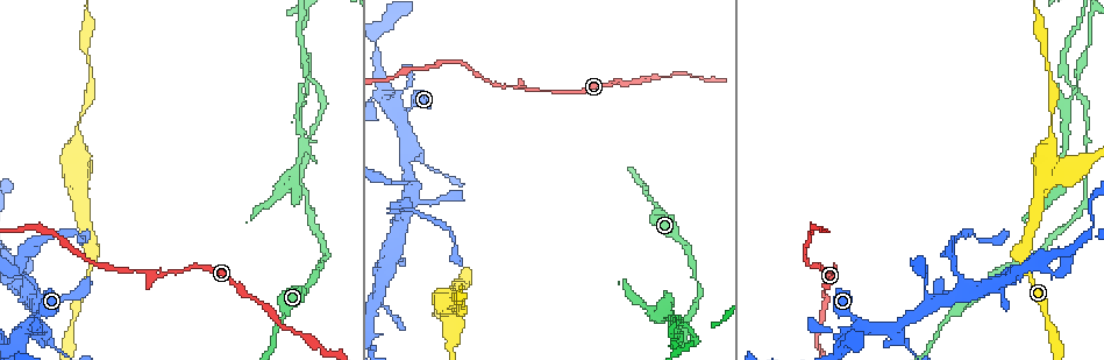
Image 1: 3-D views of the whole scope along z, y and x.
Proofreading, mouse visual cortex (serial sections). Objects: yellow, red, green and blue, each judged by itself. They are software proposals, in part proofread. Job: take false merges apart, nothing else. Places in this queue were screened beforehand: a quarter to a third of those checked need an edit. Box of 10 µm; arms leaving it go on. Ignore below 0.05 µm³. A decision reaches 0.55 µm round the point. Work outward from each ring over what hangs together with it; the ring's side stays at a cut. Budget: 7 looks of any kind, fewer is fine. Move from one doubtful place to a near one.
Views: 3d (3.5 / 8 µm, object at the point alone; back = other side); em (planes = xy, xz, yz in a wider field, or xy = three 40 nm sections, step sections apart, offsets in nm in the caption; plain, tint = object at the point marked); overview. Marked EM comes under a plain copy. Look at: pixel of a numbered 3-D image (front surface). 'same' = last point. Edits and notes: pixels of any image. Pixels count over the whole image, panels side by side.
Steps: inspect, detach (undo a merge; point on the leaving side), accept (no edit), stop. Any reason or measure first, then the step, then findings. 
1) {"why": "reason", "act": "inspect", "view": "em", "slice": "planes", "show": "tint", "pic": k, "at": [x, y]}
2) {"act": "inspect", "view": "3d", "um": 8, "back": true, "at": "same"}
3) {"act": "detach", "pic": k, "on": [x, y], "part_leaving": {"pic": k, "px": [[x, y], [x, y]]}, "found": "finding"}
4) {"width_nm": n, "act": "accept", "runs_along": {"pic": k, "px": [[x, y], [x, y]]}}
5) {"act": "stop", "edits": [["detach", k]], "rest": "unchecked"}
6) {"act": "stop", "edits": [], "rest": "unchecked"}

{"why": "a narrow waist", "act": "inspect", "view": "3d", "um": 8, "back": true, "pic": 1, "at": [137, 271]}

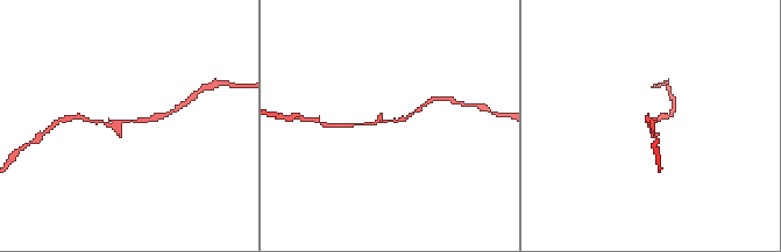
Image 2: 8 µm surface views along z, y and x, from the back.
{"act": "inspect", "view": "em", "slice": "xy", "step": 3, "show": "tint", "at": "same"}

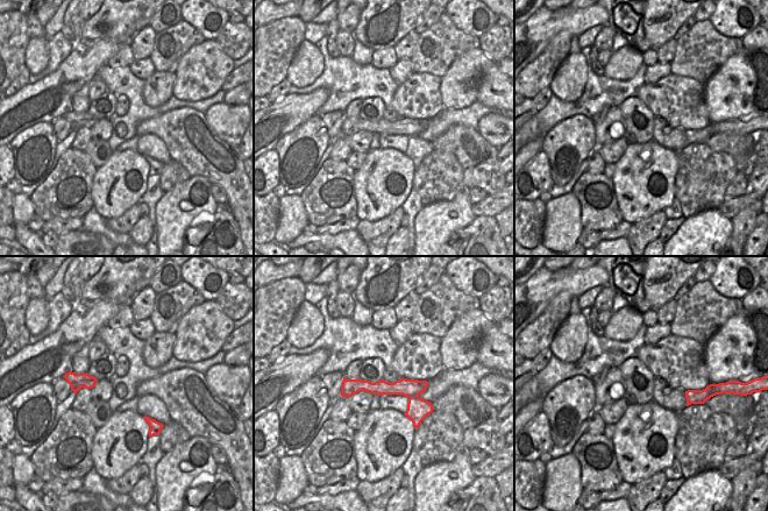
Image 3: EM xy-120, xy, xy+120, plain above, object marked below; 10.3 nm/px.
{"act": "accept", "runs_along": {"pic": 3, "px": [[343, 389], [404, 388], [429, 407]]}, "found": "continuous, no second cell"}

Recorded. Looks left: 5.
{"why": "thick turns thin", "act": "inspect", "view": "3d", "um": 8, "pic": 1, "at": [24, 328]}

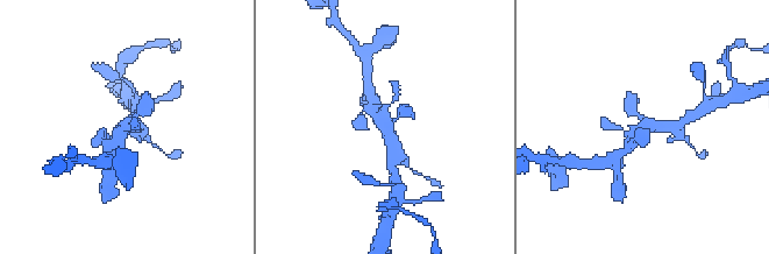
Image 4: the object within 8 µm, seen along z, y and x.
{"why": "zoom in", "act": "inspect", "view": "3d", "um": 3.5, "at": "same"}

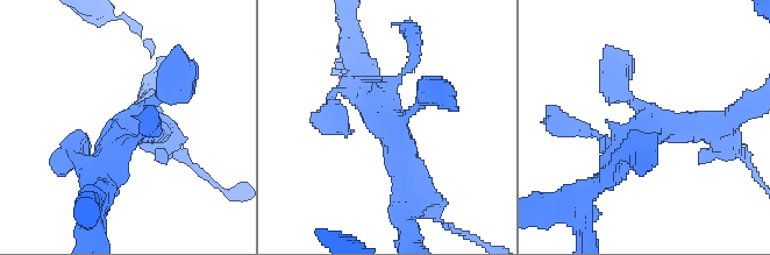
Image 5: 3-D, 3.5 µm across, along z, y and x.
{"why": "now the EM", "act": "inspect", "view": "em", "slice": "planes", "show": "tint", "pic": 5, "at": [382, 117]}

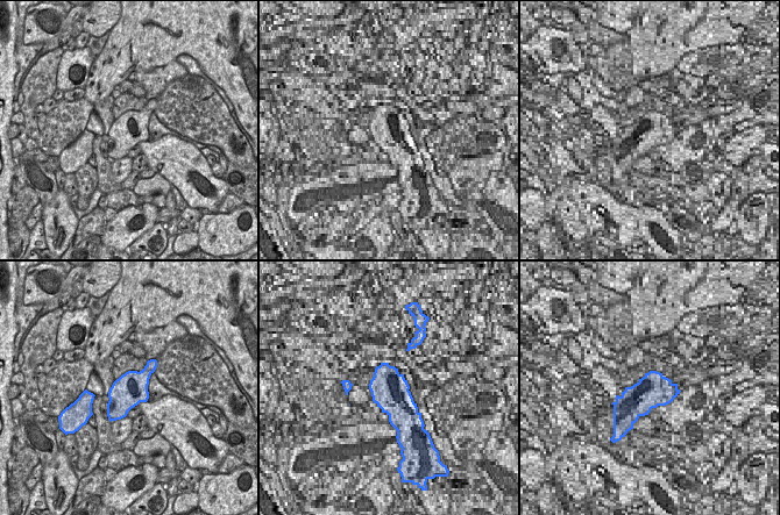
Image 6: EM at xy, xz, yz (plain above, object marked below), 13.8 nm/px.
{"act": "accept", "runs_along": {"pic": 5, "px": [[169, 83], [101, 168], [76, 157]]}, "found": "continuous, no second cell"}

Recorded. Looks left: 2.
{"why": "arms part here", "act": "inspect", "view": "3d", "um": 3.5, "pic": 1, "at": [307, 71]}

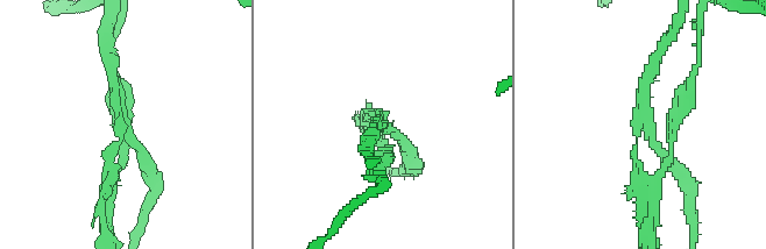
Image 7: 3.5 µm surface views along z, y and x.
{"arms": 3, "arm_widths_nm": [150, 150, 200], "why": "need the tissue", "act": "inspect", "view": "em", "slice": "xy", "step": 5, "show": "tint", "pic": 7, "at": [646, 125]}

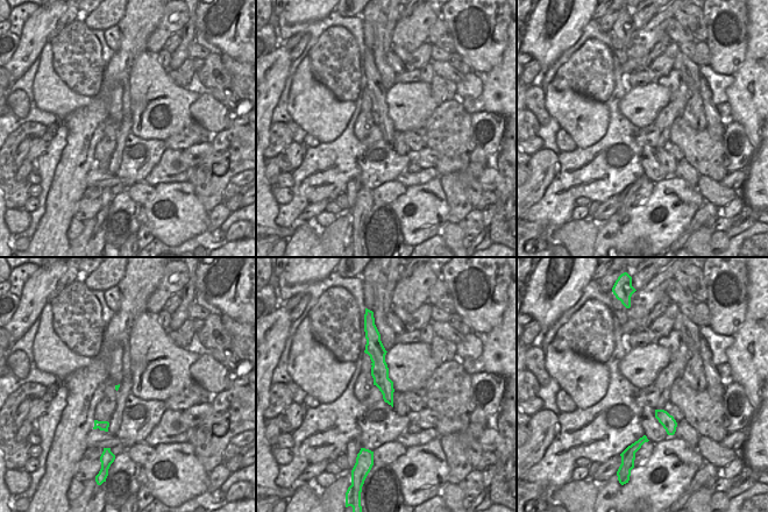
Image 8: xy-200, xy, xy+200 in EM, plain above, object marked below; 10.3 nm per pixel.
{"act": "detach", "pic": 7, "on": [686, 86], "part_leaving": {"pic": 7, "px": [[640, 127], [635, 156], [649, 234]]}, "found": "a second cell is stuck on"}

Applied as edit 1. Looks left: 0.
{"act": "stop", "edits": [["detach", 7]], "rest": "unchecked"}

